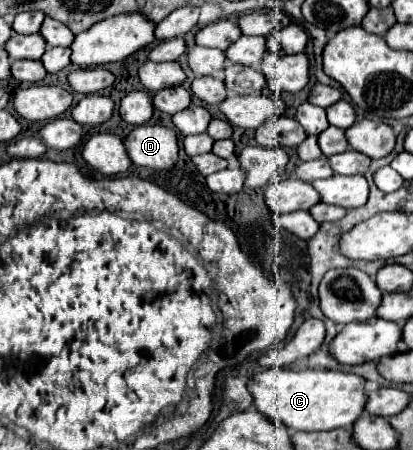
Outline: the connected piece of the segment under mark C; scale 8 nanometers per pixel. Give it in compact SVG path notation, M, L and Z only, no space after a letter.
M265 369L263 373L257 373L247 387L255 397L255 407L277 425L287 425L289 431L347 429L365 413L367 403L365 379L343 371Z

